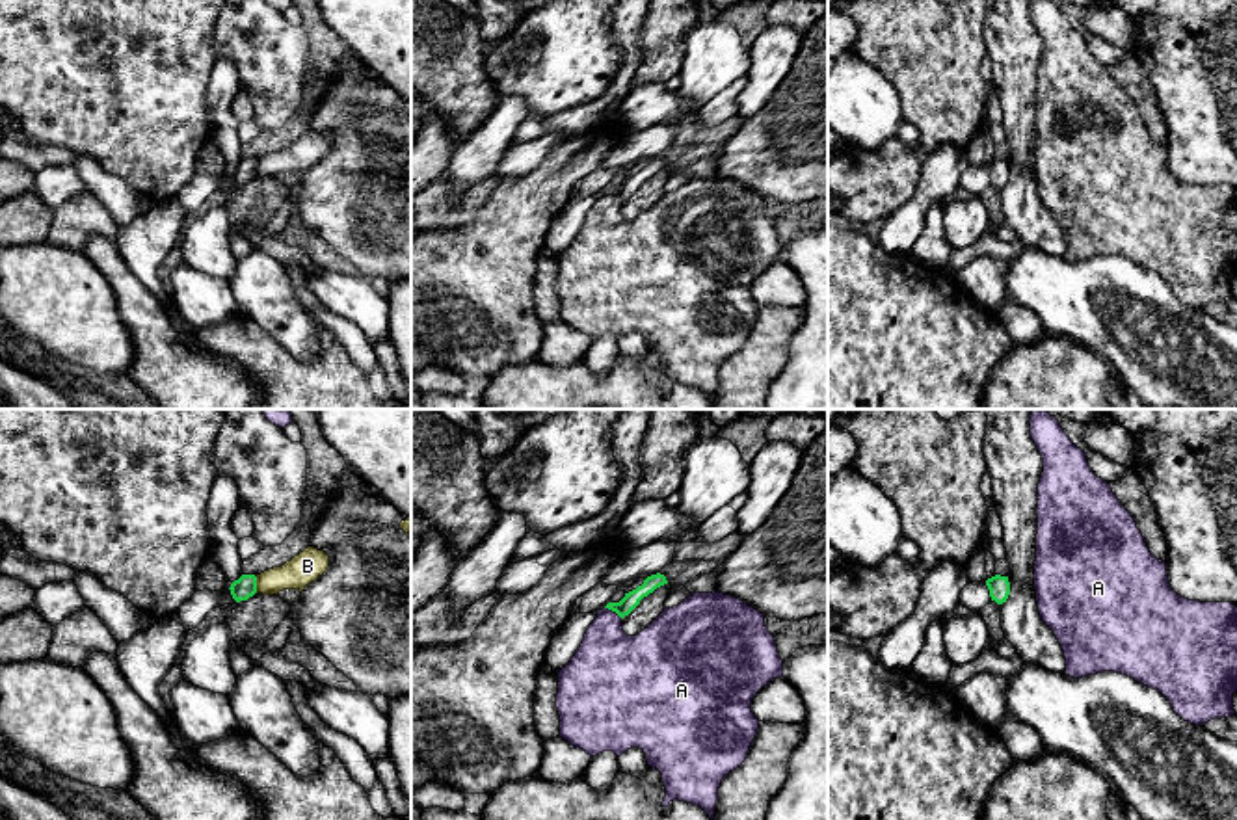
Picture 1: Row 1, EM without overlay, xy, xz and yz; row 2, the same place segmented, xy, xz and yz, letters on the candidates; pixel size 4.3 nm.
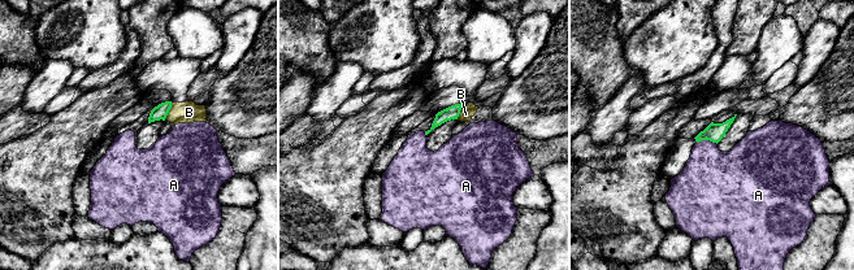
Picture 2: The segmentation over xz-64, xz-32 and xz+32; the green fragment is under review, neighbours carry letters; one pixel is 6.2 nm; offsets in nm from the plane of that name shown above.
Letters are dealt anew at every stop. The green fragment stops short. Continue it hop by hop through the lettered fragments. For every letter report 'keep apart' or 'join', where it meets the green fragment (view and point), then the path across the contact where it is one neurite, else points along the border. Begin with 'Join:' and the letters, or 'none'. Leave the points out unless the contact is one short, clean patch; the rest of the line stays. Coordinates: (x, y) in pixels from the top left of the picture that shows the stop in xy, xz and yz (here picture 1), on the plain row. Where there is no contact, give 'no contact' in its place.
Join: none
A: keep apart; meets green in xz at (614, 194); border along xz (605, 190), (622, 203)
B: keep apart; meets green in xy at (255, 168); border along xy (255, 160), (257, 175)

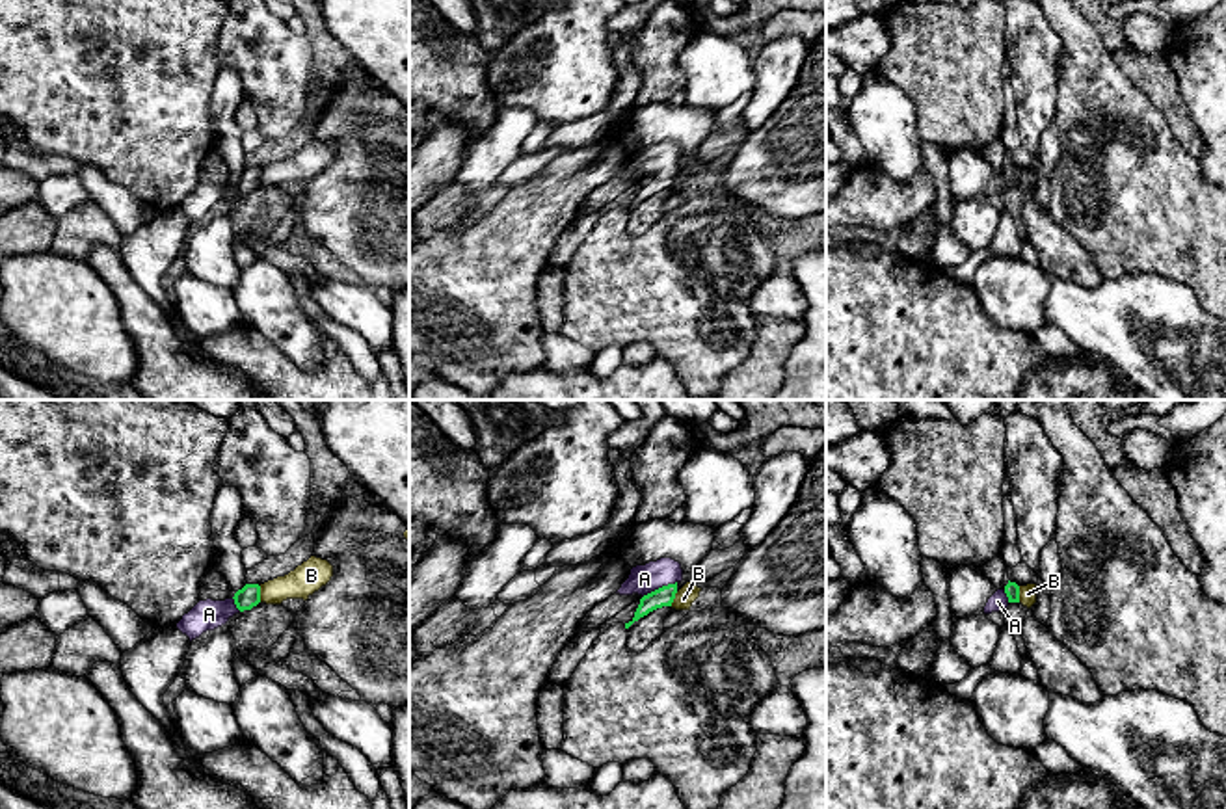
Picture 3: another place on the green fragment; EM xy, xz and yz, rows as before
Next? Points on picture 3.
Join: A
A: join; meets green in xz at (659, 172); runs through xz (665, 179), (659, 172), (644, 162)
B: keep apart; meets green in xy at (259, 177); border along xy (259, 170), (261, 185)

